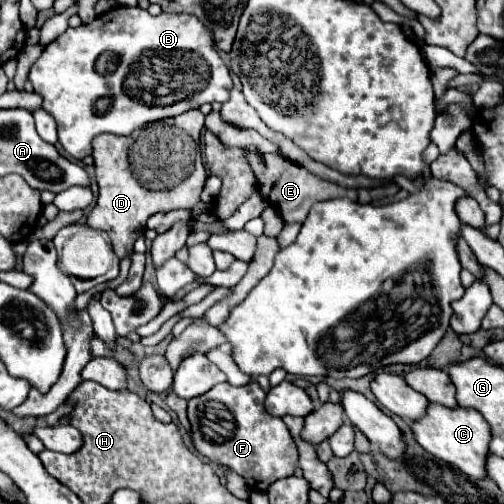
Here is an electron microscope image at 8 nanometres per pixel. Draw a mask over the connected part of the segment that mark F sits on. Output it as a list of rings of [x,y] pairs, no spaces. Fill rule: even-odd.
[[[250,380],[246,386],[232,386],[228,382],[222,382],[210,388],[206,394],[188,400],[188,420],[192,424],[192,444],[196,452],[208,458],[220,472],[226,470],[236,472],[246,480],[248,488],[256,492],[266,492],[272,482],[292,476],[298,464],[298,446],[294,438],[290,436],[282,418],[274,418],[272,414],[266,414],[264,398],[266,392],[260,388],[260,384],[256,380]]]

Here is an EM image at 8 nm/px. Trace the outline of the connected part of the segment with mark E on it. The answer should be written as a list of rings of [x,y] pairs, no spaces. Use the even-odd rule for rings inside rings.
[[[246,152],[246,160],[250,164],[250,168],[254,170],[254,176],[258,180],[258,190],[260,194],[280,212],[280,216],[284,218],[284,224],[302,224],[308,216],[308,210],[314,202],[320,200],[332,200],[332,198],[350,198],[350,200],[358,200],[358,192],[356,190],[348,190],[342,188],[334,182],[326,182],[320,180],[318,176],[306,172],[302,166],[294,164],[292,160],[286,160],[280,154],[252,154]]]

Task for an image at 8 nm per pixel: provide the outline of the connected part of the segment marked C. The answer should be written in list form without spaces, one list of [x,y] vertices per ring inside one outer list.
[[[430,404],[428,414],[416,422],[412,422],[414,436],[418,444],[434,454],[436,458],[442,458],[446,464],[456,466],[464,474],[470,474],[470,478],[484,478],[486,474],[486,456],[490,456],[490,426],[486,426],[486,420],[476,414],[476,410],[468,408],[446,408],[440,404]]]

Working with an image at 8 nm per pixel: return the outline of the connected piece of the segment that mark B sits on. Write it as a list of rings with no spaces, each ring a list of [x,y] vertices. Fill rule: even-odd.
[[[116,6],[100,14],[92,24],[68,28],[62,36],[50,42],[42,56],[30,68],[34,92],[44,98],[42,108],[50,112],[58,124],[58,140],[62,148],[82,160],[92,154],[92,140],[98,134],[132,134],[144,124],[178,116],[186,110],[200,108],[206,102],[226,102],[232,90],[232,78],[222,62],[210,30],[194,18],[194,14],[152,16],[142,8]]]

